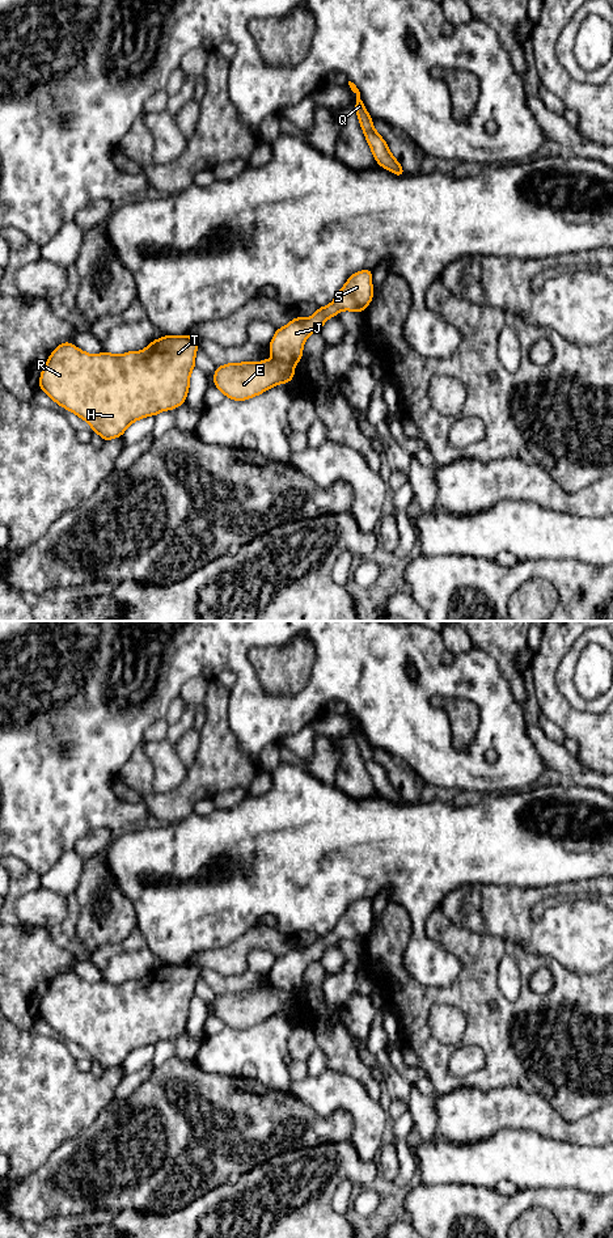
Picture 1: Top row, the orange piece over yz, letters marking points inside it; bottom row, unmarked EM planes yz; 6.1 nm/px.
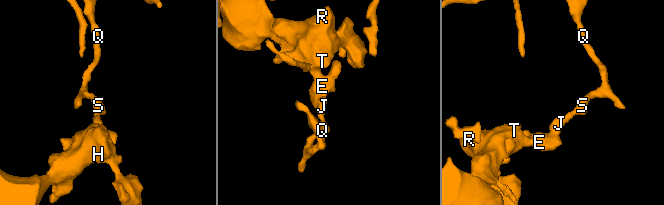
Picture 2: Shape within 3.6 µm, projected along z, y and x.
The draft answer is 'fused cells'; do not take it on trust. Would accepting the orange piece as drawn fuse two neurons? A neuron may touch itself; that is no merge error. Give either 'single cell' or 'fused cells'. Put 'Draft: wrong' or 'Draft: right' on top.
Draft: right
fused cells

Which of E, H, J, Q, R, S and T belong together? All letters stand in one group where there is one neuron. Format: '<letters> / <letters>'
E H R T / J Q S

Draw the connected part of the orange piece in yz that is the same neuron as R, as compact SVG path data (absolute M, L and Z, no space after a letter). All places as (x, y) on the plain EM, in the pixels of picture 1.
M187 963L165 964L141 980L122 984L107 980L92 984L67 969L56 975L47 988L41 1001L39 1018L84 1048L93 1061L107 1070L121 1066L131 1052L186 1031L196 980L198 968Z

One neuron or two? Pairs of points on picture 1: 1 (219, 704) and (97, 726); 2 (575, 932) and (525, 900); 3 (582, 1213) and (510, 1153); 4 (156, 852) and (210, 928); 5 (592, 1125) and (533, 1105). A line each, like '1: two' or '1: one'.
1: two
2: one
3: two
4: one
5: one

